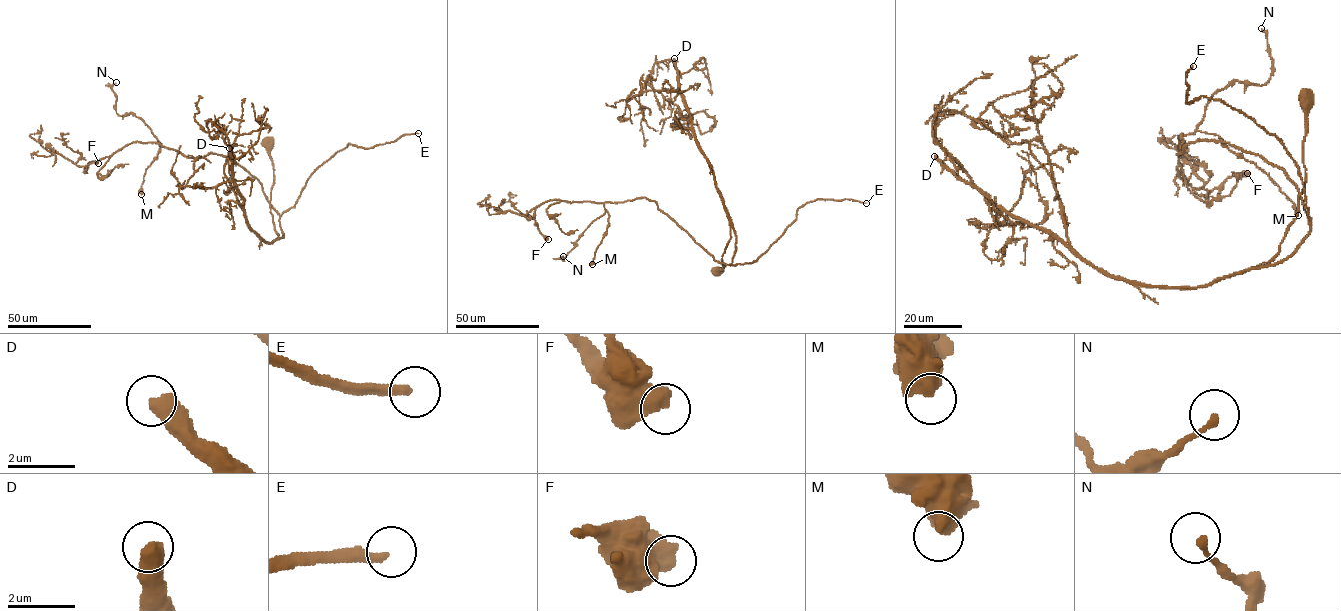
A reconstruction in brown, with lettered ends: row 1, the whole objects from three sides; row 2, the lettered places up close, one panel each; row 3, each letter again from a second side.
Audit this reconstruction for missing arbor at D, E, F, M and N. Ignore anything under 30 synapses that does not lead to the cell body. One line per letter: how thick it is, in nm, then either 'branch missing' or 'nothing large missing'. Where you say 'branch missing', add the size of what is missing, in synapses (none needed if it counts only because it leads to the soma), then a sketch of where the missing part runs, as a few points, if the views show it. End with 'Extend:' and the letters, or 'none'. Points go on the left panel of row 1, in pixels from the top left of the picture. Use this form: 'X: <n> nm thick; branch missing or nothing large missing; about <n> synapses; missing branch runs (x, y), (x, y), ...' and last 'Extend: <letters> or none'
D: 500 nm thick; branch missing; about 300 synapses; missing branch runs (229, 148), (237, 133), (234, 120), (243, 118), (234, 96), (229, 93), (228, 105), (213, 118)
E: 280 nm thick; branch missing; about 400 synapses
F: 700 nm thick; nothing large missing
M: 700 nm thick; nothing large missing
N: 200 nm thick; nothing large missing
Extend: D, E

